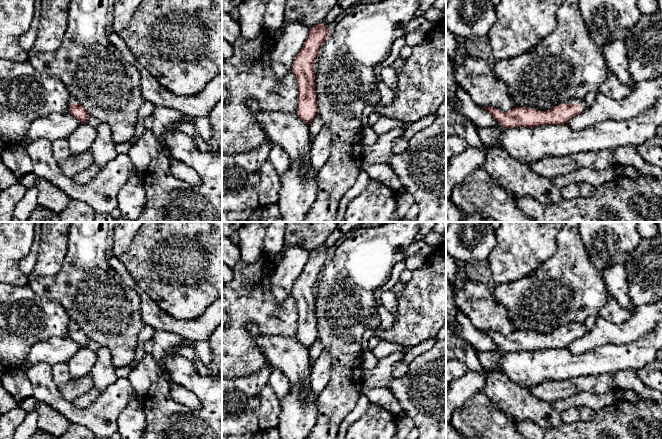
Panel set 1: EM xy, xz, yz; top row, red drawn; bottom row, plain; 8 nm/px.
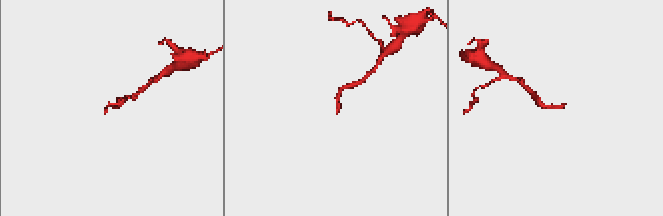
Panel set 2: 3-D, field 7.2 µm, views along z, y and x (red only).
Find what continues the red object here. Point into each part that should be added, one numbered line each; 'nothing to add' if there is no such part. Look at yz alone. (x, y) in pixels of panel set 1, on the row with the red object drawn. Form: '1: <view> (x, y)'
1: yz (580, 101)

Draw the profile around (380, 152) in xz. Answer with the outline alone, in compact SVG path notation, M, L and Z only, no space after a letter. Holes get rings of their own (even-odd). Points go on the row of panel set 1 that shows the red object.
M410 122L398 128L389 131L386 134L379 135L377 141L369 148L364 150L364 161L368 164L385 164L390 166L392 157L392 142L398 138L409 126Z

